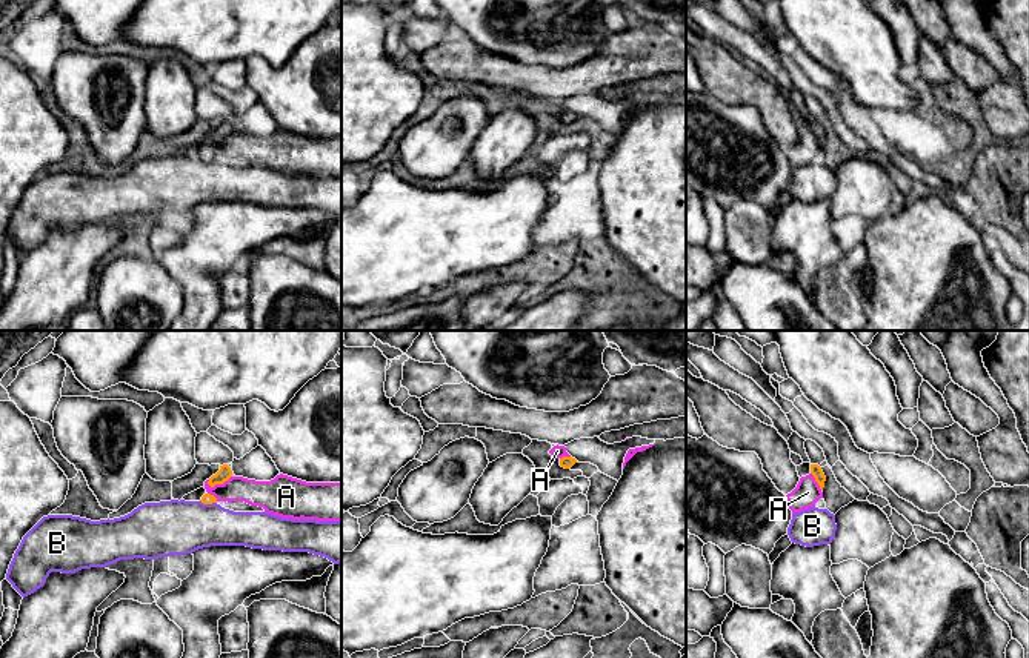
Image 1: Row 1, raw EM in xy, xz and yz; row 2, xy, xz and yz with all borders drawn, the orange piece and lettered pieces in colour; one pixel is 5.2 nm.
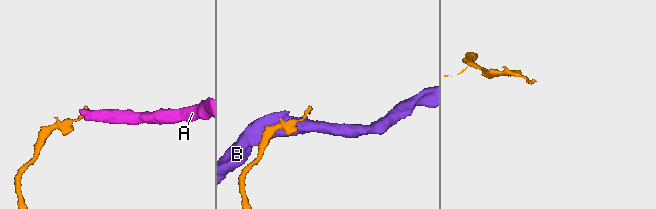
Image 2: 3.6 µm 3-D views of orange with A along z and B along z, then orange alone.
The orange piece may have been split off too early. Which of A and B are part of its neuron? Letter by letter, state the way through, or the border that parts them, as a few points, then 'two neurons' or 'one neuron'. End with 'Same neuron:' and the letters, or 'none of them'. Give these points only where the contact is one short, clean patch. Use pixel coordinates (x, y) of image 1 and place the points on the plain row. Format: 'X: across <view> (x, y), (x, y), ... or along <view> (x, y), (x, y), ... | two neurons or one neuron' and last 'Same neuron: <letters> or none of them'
A: along xy (231, 131), (213, 142), (206, 139) | two neurons
B: two neurons
Same neuron: none of them

